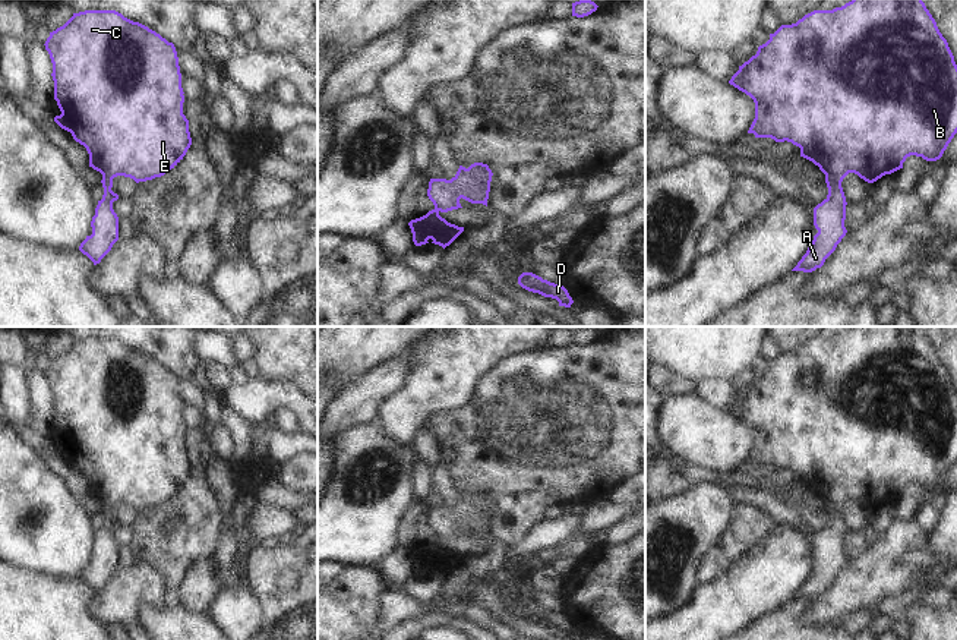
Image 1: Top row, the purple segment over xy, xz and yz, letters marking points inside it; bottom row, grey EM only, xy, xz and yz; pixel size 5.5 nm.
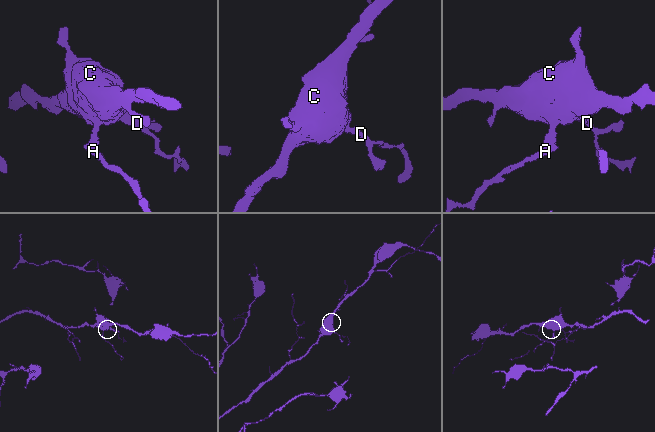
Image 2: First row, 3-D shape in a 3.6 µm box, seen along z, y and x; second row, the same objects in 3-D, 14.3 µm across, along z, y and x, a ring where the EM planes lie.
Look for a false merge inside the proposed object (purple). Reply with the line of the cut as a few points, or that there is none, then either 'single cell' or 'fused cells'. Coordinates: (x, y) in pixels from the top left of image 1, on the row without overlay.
cut none; single cell

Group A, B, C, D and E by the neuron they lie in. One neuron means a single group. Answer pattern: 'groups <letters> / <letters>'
groups A B C D E

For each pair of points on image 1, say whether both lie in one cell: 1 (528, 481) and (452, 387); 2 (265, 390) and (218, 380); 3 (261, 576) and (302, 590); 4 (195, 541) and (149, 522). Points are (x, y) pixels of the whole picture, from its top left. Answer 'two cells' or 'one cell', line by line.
1: two cells
2: two cells
3: one cell
4: one cell

